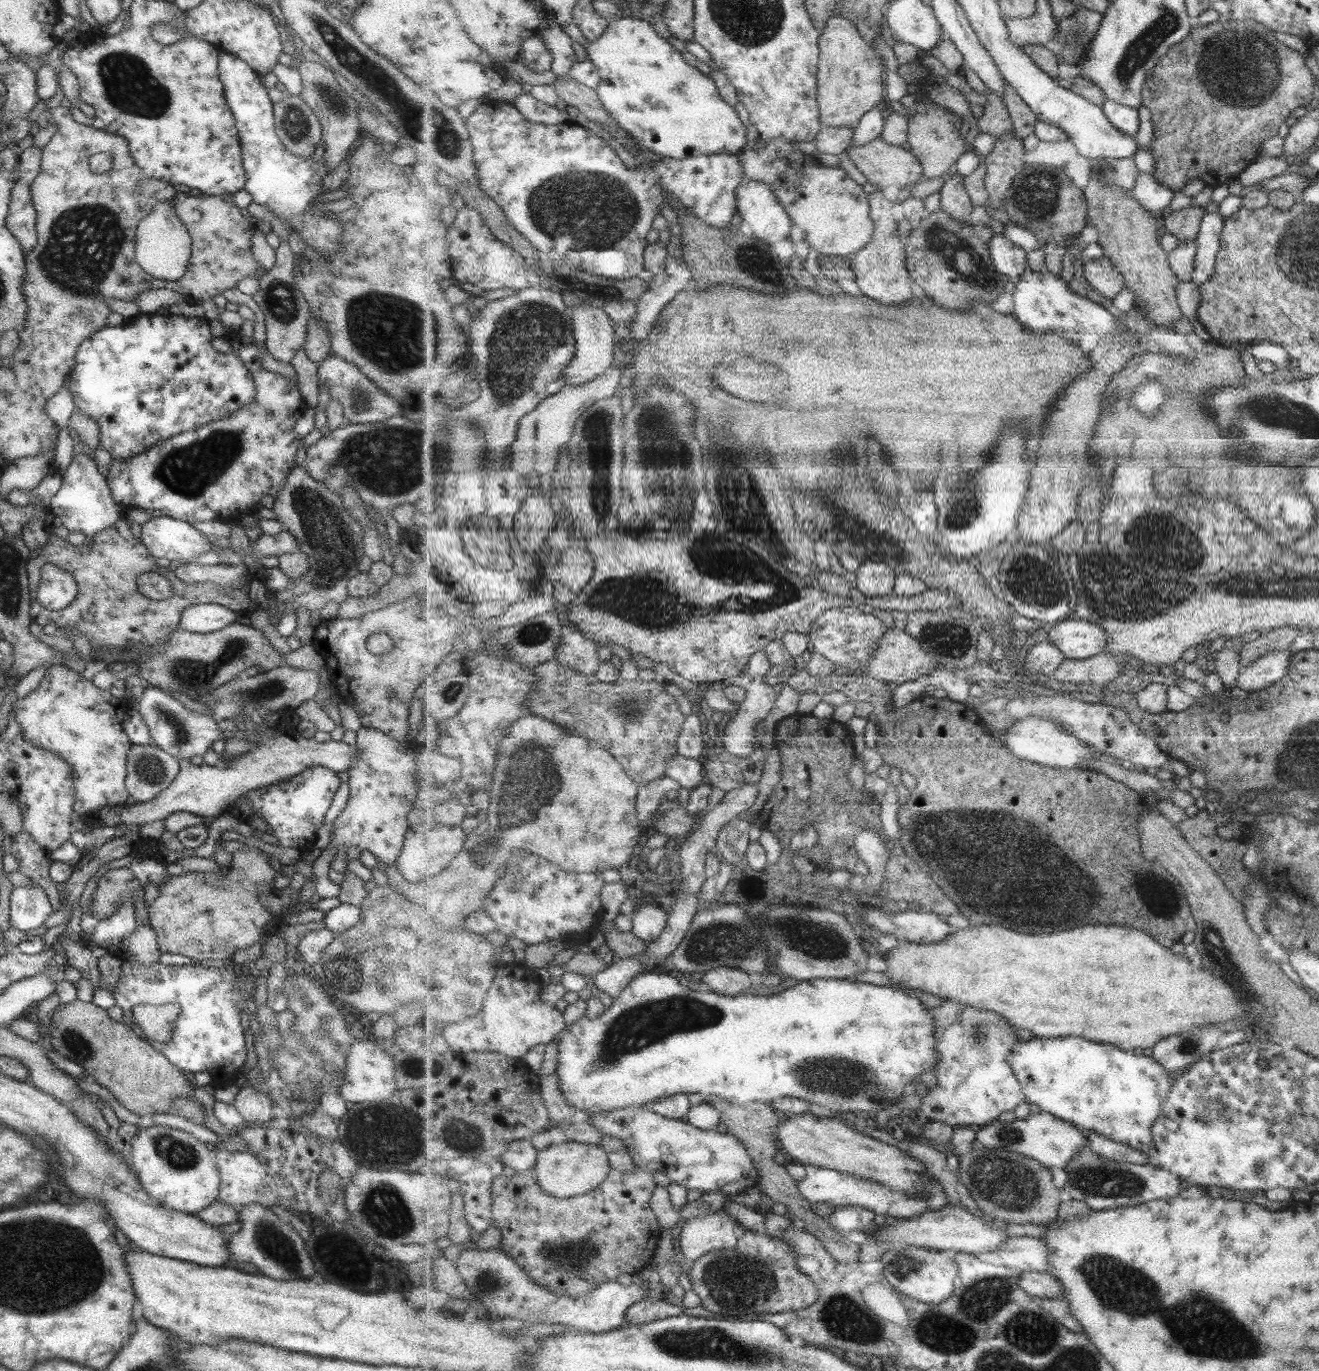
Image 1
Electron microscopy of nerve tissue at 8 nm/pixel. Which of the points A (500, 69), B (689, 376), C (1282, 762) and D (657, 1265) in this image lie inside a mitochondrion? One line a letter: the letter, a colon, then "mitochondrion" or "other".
A: other
B: other
C: mitochondrion
D: other

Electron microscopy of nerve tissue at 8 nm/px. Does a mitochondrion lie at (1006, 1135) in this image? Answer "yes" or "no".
yes

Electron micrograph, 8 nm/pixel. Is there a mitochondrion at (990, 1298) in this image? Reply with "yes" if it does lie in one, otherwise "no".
yes

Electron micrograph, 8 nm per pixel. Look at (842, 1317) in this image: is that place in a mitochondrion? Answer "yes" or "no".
yes

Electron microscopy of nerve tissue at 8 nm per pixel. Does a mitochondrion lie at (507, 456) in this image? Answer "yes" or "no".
no

